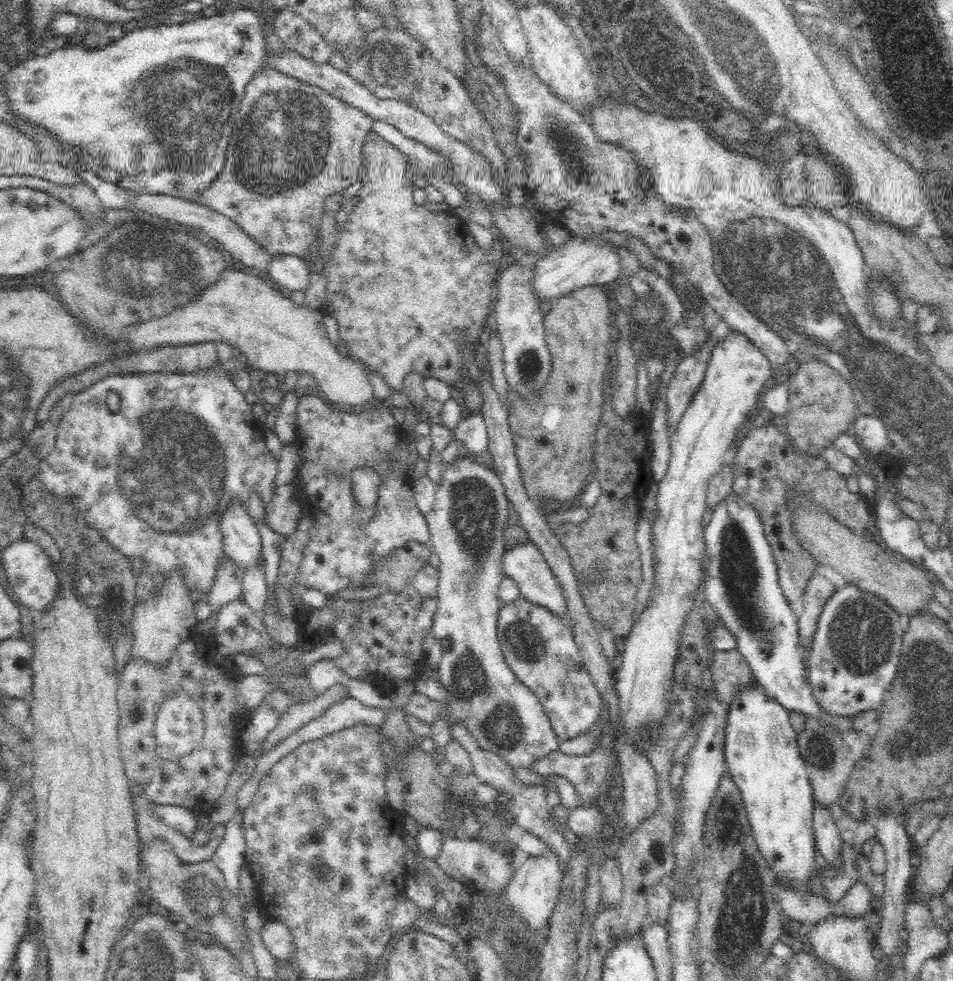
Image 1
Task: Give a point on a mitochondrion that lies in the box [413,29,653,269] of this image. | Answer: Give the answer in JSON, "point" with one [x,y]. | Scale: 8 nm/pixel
{"point":[577,160]}

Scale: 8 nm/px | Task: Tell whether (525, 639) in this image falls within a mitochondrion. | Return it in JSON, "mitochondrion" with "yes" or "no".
{"mitochondrion":"yes"}

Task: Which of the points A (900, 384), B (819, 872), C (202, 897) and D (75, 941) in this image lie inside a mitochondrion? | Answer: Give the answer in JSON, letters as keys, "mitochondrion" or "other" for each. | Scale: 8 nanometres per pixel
{"A":"mitochondrion","B":"other","C":"mitochondrion","D":"other"}

